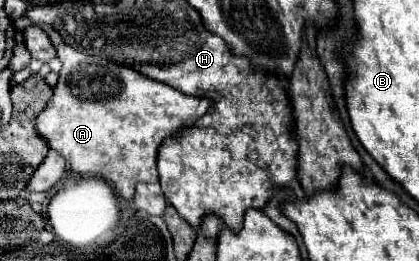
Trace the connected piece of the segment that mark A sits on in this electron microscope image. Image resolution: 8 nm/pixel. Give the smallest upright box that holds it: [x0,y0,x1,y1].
[37,44,211,200]

